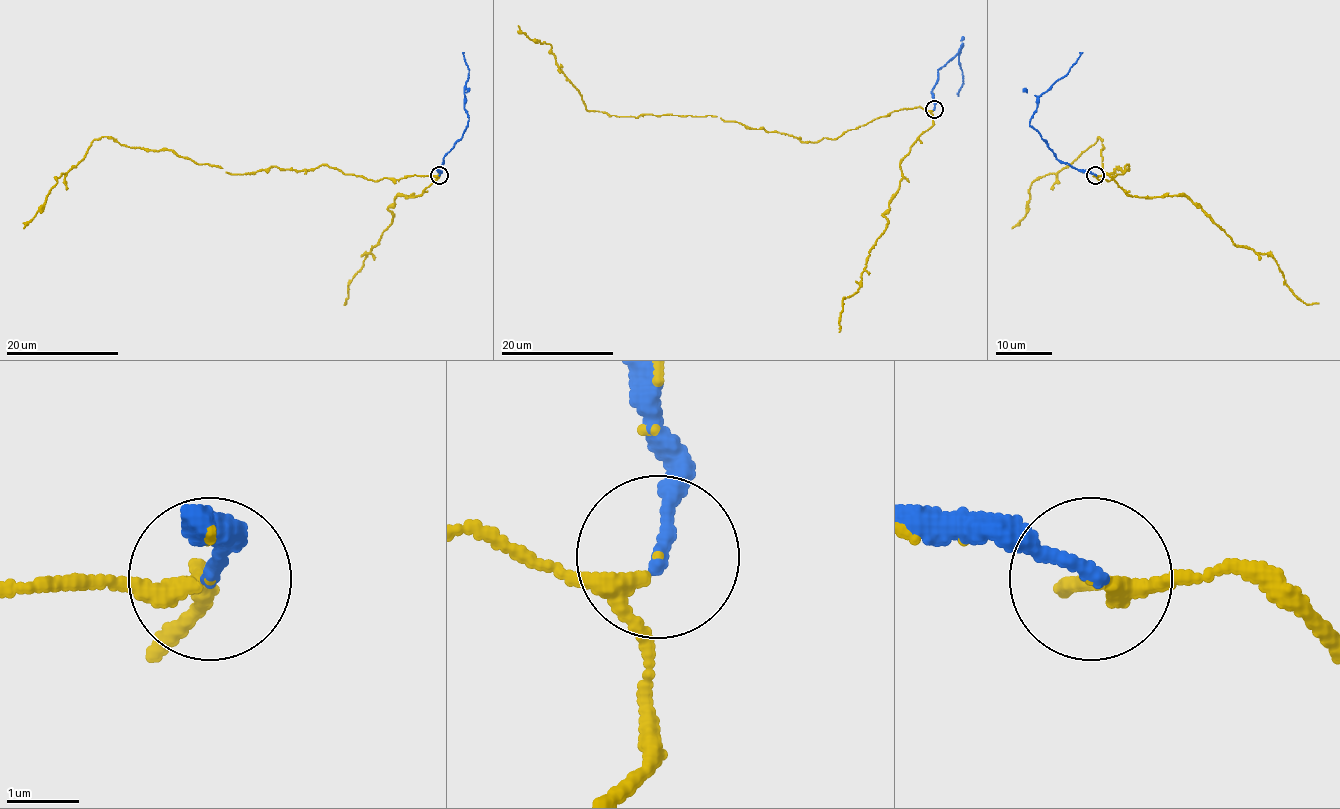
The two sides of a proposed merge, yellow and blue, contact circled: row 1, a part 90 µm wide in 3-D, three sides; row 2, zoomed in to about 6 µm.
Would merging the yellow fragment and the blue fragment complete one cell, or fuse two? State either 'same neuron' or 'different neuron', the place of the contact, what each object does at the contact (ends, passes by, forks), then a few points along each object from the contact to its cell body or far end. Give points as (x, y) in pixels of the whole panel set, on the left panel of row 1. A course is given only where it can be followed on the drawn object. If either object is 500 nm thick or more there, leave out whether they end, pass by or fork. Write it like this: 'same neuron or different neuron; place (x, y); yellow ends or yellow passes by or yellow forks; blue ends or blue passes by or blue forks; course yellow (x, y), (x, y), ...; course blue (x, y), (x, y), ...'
same neuron; place (439, 175); yellow passes by; blue ends; course yellow (439, 175), (369, 180), (322, 165), (227, 173), (168, 149), (145, 151), (103, 137), (60, 176), (23, 228); course blue (439, 175), (437, 169), (468, 124), (464, 109), (464, 85), (468, 79), (464, 52)

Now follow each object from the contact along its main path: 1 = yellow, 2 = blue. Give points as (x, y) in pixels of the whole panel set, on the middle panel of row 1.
1: (933, 109), (901, 109), (817, 141), (711, 115), (614, 116), (586, 109), (550, 44), (533, 42), (518, 25)
2: (933, 109), (932, 88), (937, 79), (937, 71), (963, 43), (959, 50), (959, 65), (963, 74), (959, 96)

